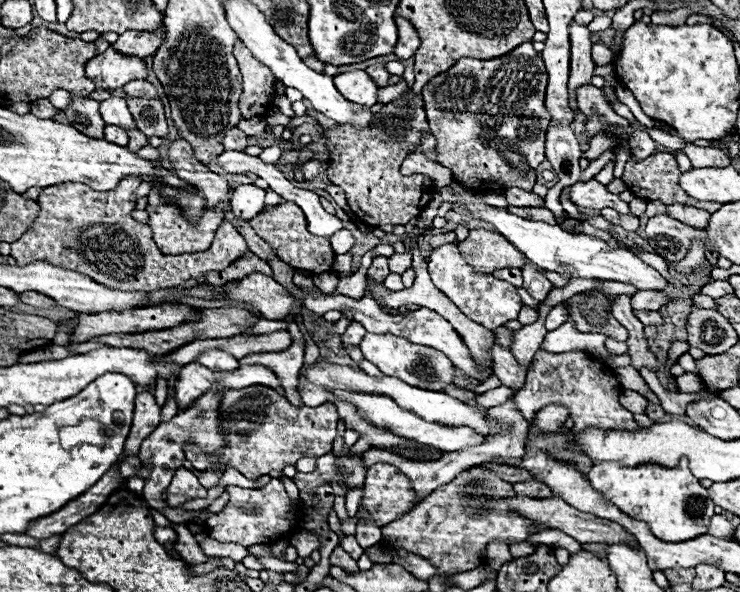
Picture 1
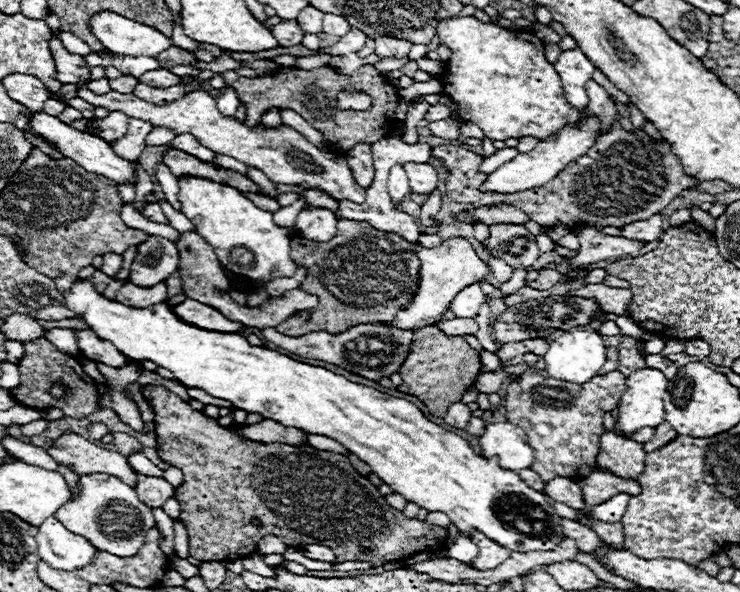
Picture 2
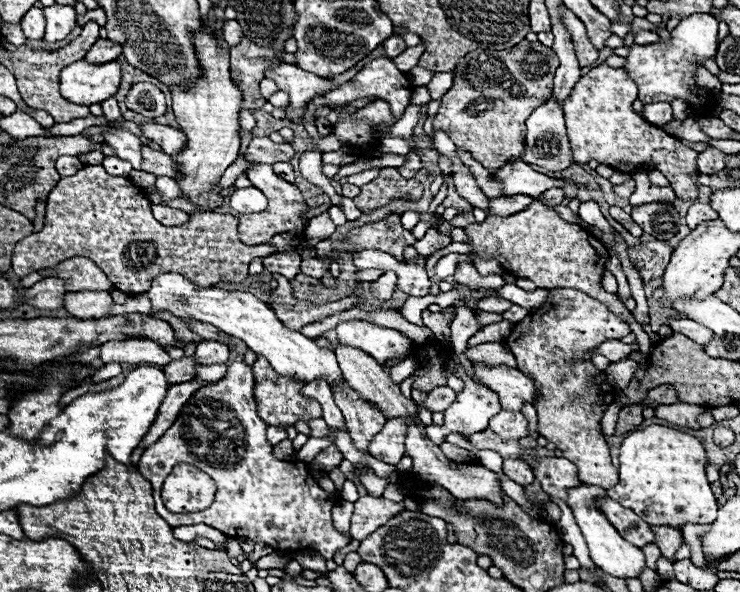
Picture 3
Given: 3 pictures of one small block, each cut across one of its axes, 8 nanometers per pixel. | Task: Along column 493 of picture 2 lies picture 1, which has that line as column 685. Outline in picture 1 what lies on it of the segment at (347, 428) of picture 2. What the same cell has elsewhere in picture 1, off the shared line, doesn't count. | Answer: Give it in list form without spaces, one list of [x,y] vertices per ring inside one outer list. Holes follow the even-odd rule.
[[[598,462],[588,472],[590,484],[612,504],[618,504],[634,520],[648,522],[654,536],[664,542],[682,542],[706,534],[706,524],[714,516],[714,504],[704,486],[692,476],[688,464],[666,468],[660,464],[640,464],[634,468],[616,462]]]

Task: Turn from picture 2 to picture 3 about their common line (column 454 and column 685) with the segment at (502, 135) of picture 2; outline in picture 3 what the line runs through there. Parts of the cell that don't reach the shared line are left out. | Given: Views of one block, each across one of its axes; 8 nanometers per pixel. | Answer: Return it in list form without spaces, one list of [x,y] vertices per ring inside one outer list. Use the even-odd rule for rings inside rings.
[[[692,14],[680,20],[680,24],[670,32],[668,40],[660,40],[656,44],[646,46],[634,44],[622,68],[636,82],[638,100],[642,104],[674,102],[676,98],[682,98],[688,104],[690,112],[712,116],[710,112],[714,112],[716,108],[714,98],[706,88],[698,86],[696,70],[704,66],[702,64],[704,60],[716,58],[716,50],[718,50],[718,20],[710,14]]]

